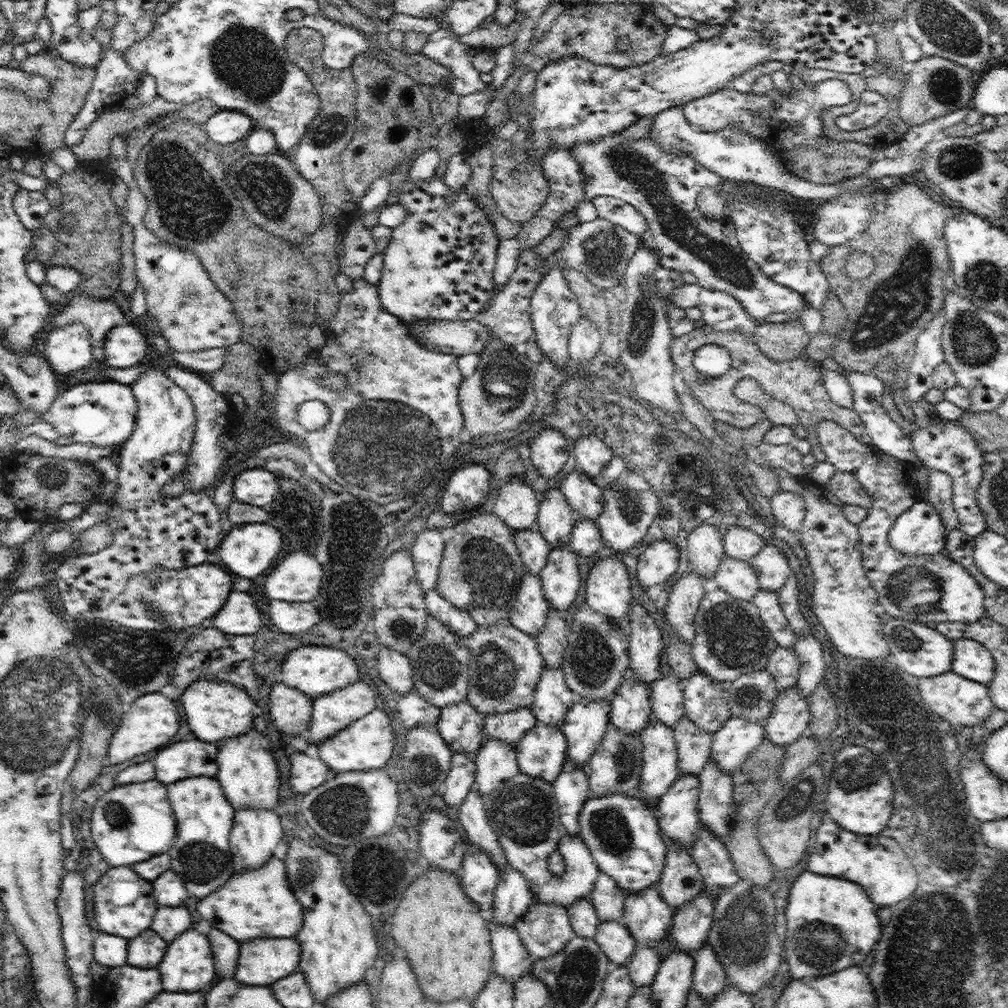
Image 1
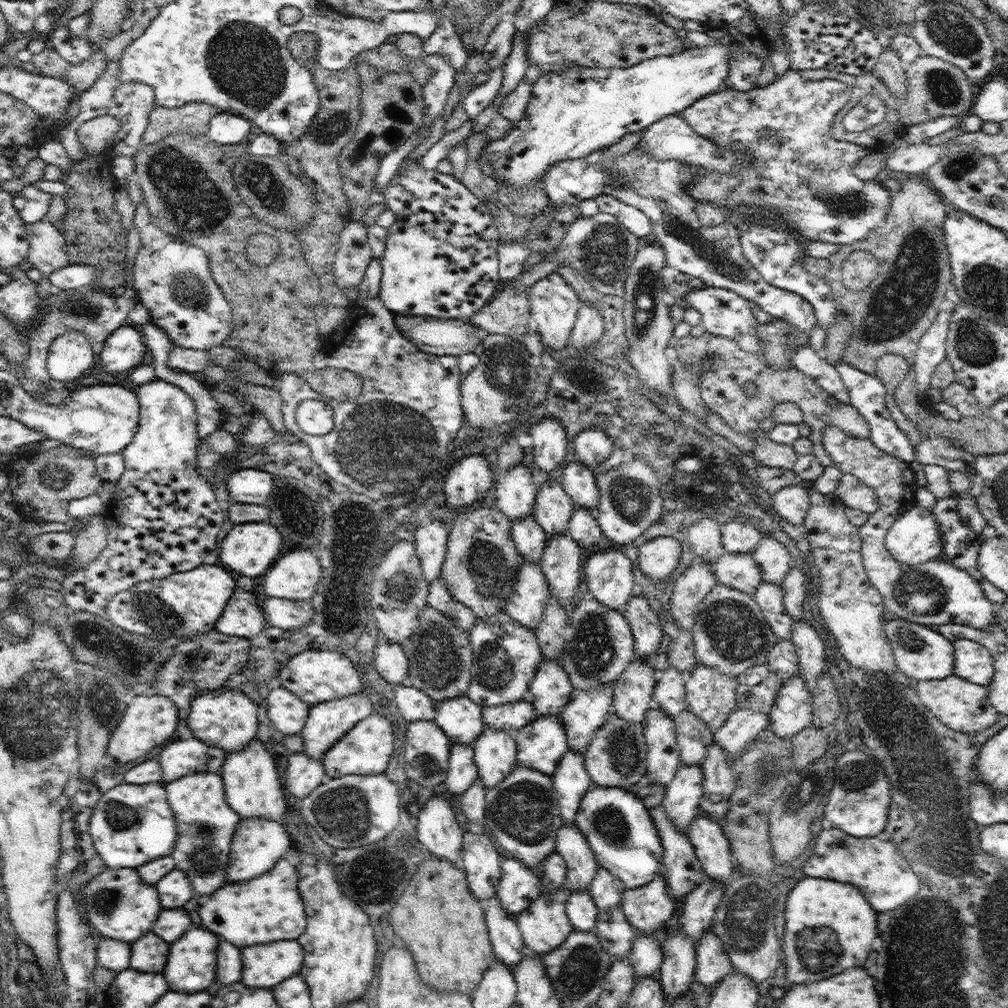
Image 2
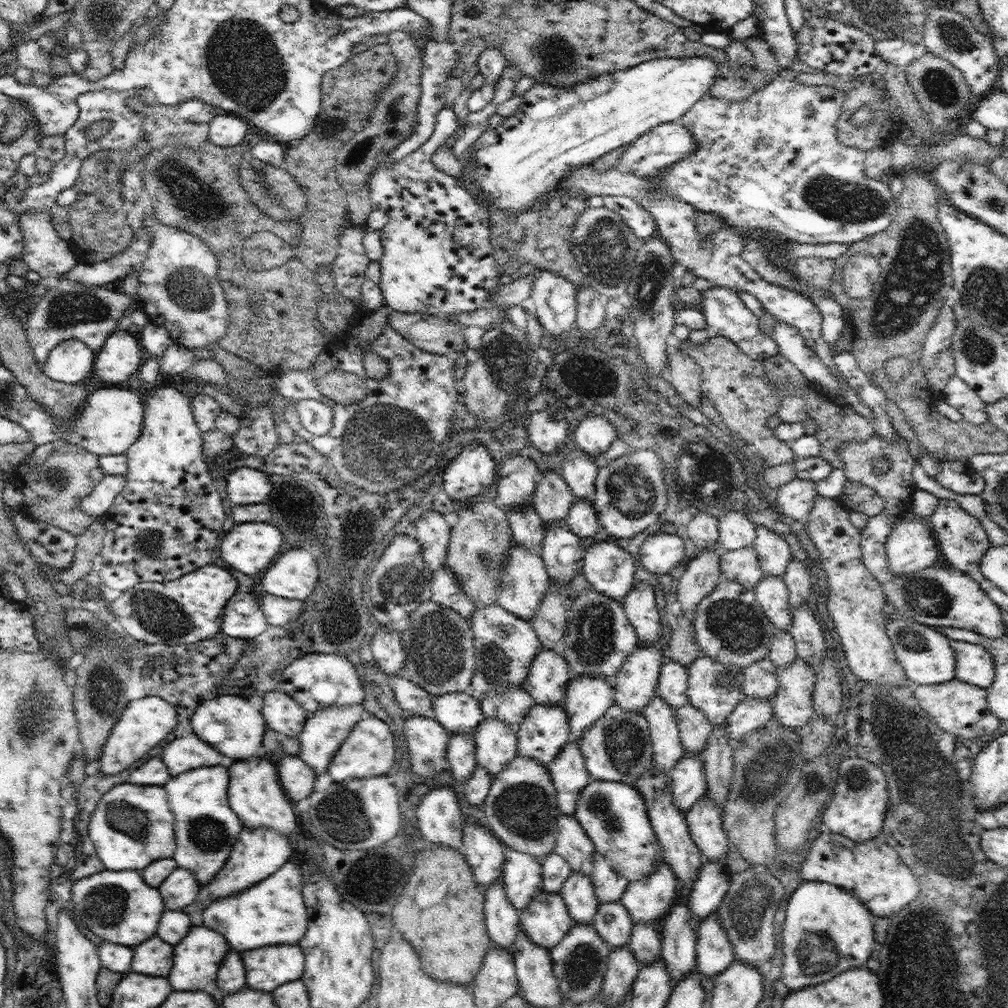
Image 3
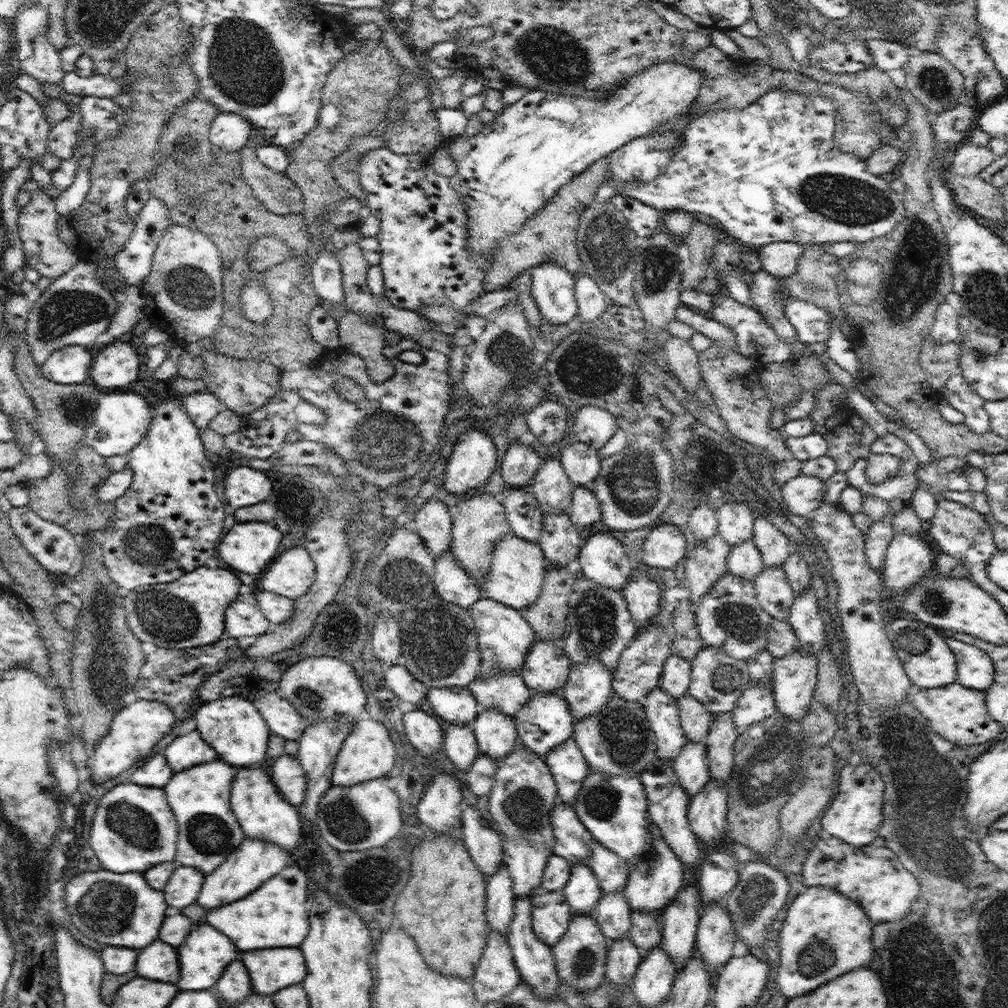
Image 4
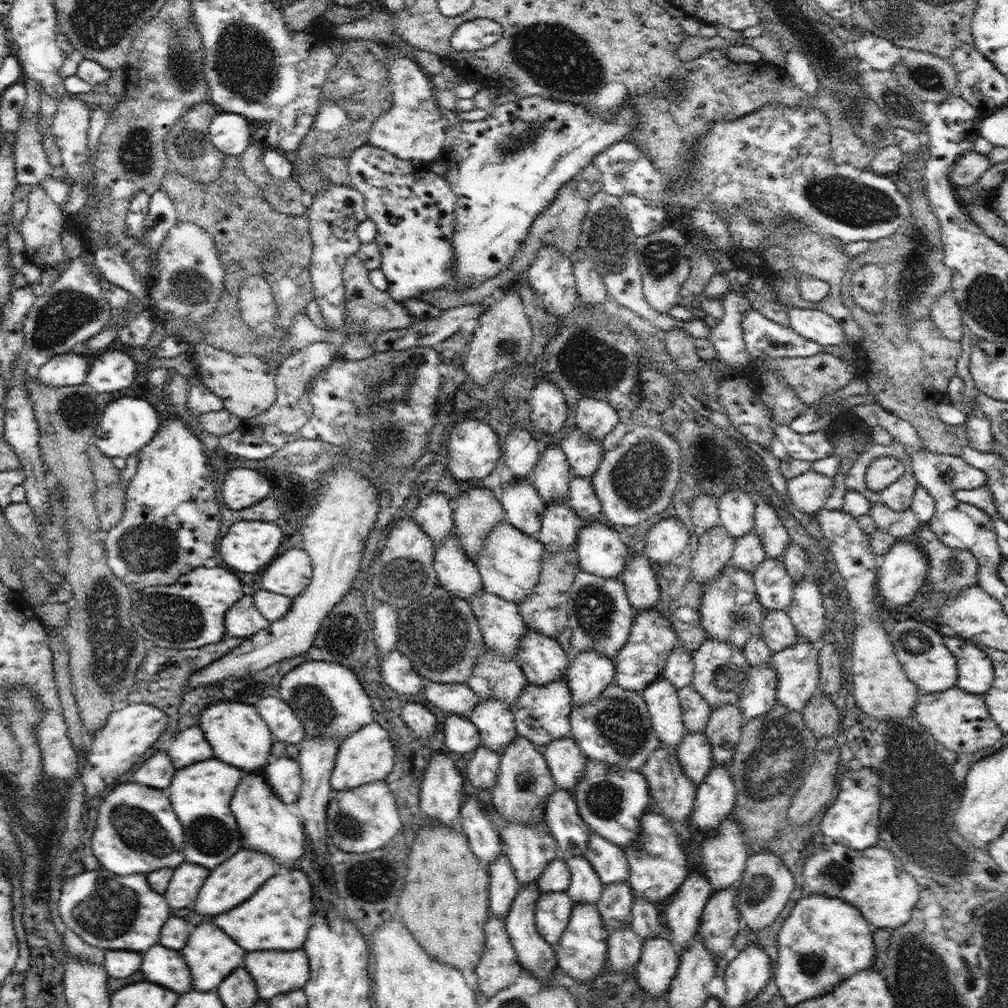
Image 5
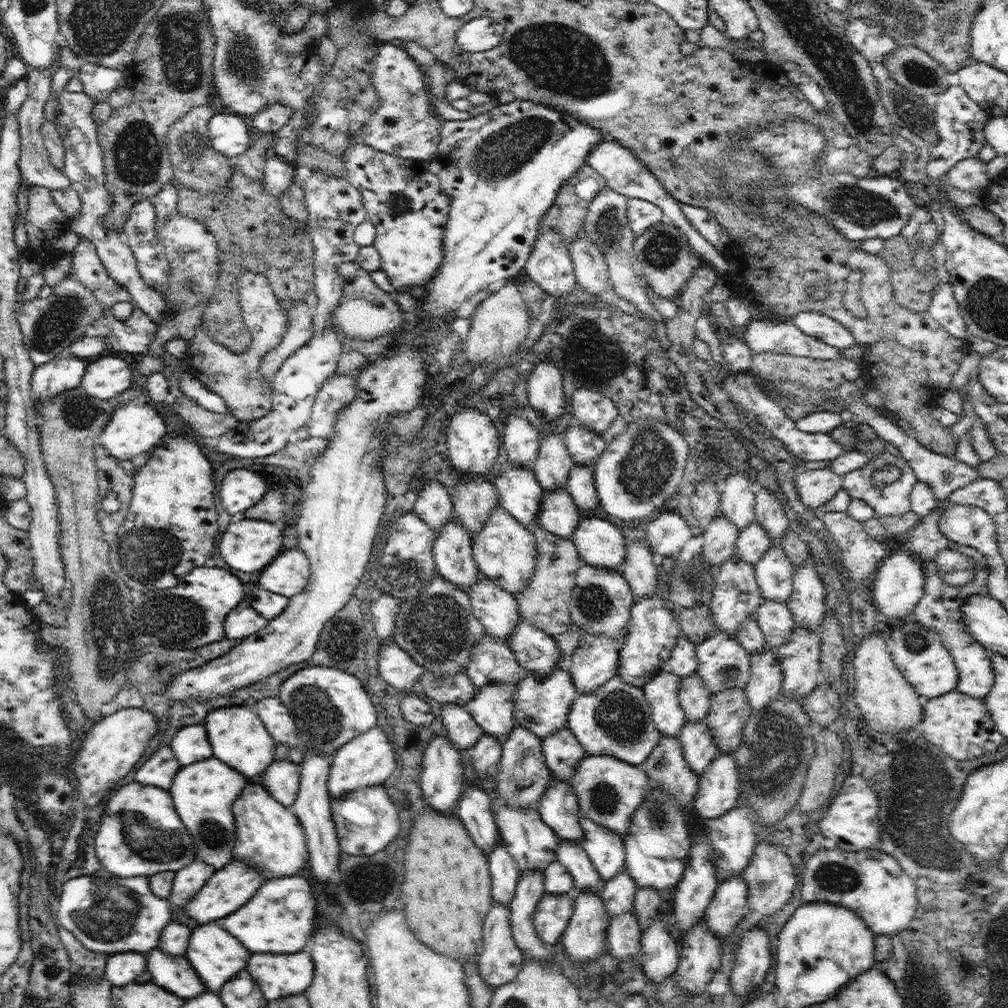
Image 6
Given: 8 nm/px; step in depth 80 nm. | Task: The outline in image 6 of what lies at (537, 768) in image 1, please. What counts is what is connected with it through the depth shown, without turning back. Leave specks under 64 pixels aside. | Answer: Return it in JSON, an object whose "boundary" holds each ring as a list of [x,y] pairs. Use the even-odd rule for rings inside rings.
{"boundary":[[[561,665],[544,678],[538,675],[524,676],[517,682],[514,692],[513,716],[516,725],[528,728],[540,739],[556,734],[557,730],[567,727],[567,716],[577,695],[577,688],[567,665]]]}

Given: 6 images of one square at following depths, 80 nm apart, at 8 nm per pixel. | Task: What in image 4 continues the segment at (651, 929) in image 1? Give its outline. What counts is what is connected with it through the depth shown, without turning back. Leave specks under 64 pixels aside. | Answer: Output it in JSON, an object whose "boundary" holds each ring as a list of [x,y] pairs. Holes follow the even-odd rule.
{"boundary":[[[650,822],[649,829],[653,835],[653,850],[648,853],[646,863],[638,865],[629,872],[629,879],[623,893],[632,910],[652,911],[660,914],[680,892],[682,878],[684,878],[684,866],[664,837],[659,834],[658,825]]]}

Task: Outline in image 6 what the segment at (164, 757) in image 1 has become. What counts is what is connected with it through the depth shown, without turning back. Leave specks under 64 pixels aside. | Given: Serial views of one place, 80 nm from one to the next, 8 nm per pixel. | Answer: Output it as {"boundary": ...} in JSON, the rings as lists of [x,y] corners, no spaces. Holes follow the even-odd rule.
{"boundary":[[[200,724],[200,726],[186,726],[174,736],[170,746],[182,766],[188,766],[192,762],[212,756],[212,746],[206,734],[206,727]]]}

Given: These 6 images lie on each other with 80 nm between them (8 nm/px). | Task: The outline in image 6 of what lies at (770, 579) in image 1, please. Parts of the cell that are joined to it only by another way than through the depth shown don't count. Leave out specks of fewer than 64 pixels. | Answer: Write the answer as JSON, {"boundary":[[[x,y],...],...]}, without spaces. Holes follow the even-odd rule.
{"boundary":[[[757,487],[755,494],[755,523],[760,524],[773,540],[773,546],[781,547],[791,523],[777,494],[768,488]]]}

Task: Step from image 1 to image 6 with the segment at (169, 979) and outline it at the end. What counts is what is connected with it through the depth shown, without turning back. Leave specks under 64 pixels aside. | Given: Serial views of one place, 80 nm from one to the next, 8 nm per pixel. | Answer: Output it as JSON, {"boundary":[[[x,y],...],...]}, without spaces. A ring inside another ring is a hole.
{"boundary":[[[214,922],[202,924],[192,931],[190,946],[188,946],[188,960],[194,966],[194,970],[198,972],[198,976],[202,978],[204,986],[214,994],[220,992],[220,988],[234,974],[238,974],[240,970],[244,970],[248,966],[248,958],[250,958],[250,952],[246,950],[246,946],[242,946],[232,934],[228,934],[224,928],[220,928]]]}

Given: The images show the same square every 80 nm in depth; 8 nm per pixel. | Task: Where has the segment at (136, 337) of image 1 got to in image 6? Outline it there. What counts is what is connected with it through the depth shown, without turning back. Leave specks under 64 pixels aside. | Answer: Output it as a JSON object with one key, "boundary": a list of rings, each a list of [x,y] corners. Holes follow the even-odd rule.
{"boundary":[[[107,354],[87,365],[80,386],[94,398],[111,400],[128,390],[135,374],[123,358]]]}

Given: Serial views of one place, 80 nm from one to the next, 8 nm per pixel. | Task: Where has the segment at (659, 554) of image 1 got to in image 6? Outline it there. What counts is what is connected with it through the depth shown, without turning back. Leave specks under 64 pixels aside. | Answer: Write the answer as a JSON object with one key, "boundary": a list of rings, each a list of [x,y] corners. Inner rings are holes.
{"boundary":[[[666,510],[648,524],[644,541],[653,553],[675,557],[696,532],[678,512]]]}

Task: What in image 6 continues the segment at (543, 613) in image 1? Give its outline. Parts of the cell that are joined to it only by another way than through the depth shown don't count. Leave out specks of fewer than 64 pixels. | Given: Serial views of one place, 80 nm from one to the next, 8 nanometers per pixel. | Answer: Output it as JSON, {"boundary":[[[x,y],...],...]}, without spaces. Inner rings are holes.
{"boundary":[[[499,500],[495,512],[494,516],[490,516],[490,520],[486,520],[484,528],[473,540],[473,557],[480,573],[495,580],[502,590],[515,596],[520,594],[520,590],[526,588],[536,566],[536,541],[530,529],[526,529],[520,522],[516,522]]]}

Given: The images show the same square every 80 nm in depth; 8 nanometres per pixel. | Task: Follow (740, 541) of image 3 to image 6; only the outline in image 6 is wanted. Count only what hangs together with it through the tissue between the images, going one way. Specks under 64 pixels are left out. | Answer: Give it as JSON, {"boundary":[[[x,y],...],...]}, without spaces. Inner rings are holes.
{"boundary":[[[730,474],[730,478],[721,482],[719,513],[740,530],[754,523],[756,489],[746,474]]]}

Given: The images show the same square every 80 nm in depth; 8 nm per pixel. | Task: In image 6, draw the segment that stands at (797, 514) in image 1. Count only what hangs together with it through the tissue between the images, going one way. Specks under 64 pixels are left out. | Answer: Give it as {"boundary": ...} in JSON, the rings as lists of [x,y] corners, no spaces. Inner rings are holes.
{"boundary":[[[828,469],[810,470],[796,474],[794,490],[813,513],[822,510],[825,502],[828,502],[834,495],[843,489],[843,476],[838,476]]]}

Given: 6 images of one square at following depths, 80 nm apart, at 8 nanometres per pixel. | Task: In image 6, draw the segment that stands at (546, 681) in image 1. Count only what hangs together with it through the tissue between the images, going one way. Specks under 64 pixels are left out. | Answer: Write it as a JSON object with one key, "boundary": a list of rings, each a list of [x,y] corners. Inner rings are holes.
{"boundary":[[[521,620],[512,631],[509,638],[510,648],[513,650],[518,664],[525,670],[525,676],[538,675],[547,677],[554,669],[564,665],[560,660],[560,649],[551,634],[536,628],[532,623]]]}

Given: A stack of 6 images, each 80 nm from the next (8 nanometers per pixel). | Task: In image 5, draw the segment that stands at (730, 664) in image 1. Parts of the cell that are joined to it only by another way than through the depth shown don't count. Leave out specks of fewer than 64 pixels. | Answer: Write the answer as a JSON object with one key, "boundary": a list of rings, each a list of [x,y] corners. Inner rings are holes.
{"boundary":[[[733,564],[727,565],[704,586],[704,597],[700,603],[701,625],[714,641],[728,641],[743,652],[751,636],[762,637],[761,626],[766,609],[758,601],[753,575]]]}

